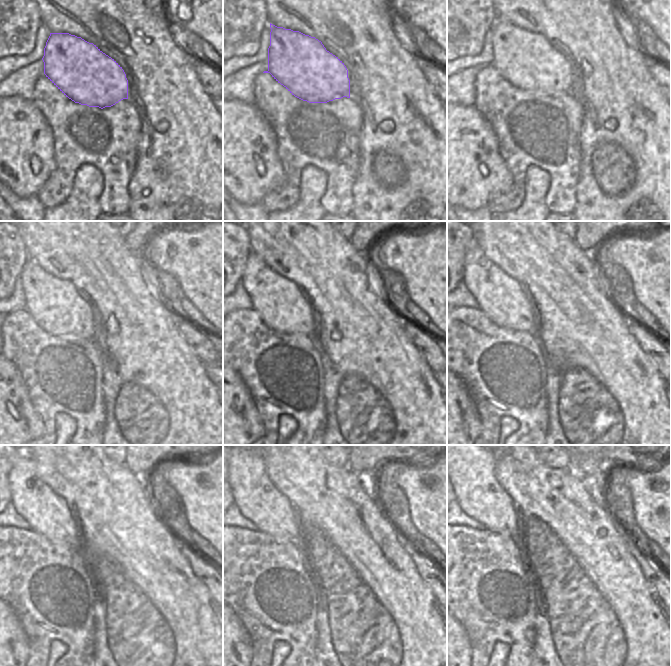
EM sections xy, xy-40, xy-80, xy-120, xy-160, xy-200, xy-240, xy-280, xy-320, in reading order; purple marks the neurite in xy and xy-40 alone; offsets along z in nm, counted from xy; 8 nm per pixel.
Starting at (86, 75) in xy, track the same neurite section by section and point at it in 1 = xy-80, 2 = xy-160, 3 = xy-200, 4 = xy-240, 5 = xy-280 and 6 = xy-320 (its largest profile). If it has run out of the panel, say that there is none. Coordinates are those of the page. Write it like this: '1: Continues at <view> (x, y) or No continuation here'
1: Continues at xy-80 (525, 60)
2: Continues at xy-160 (281, 304)
3: Continues at xy-200 (503, 300)
4: Continues at xy-240 (47, 513)
5: Continues at xy-280 (257, 498)
6: Continues at xy-320 (470, 466)

